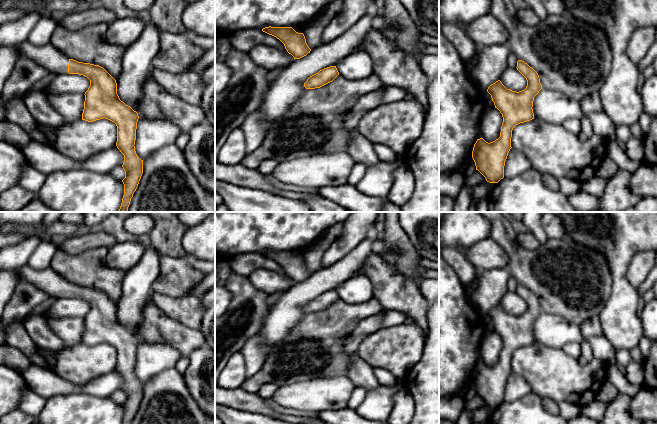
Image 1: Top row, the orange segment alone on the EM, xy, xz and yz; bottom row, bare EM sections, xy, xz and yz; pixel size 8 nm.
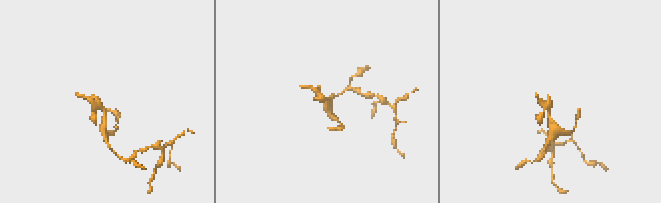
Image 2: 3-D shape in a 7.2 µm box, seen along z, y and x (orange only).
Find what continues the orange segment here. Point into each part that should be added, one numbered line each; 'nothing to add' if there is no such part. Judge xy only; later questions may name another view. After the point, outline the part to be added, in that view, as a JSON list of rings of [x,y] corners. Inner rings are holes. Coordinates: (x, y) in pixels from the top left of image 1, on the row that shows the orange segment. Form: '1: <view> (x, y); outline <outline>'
1: xy (47, 55); outline [[[25,40],[15,46],[21,56],[37,62],[49,72],[68,74],[69,58],[57,50],[51,43],[36,46]]]

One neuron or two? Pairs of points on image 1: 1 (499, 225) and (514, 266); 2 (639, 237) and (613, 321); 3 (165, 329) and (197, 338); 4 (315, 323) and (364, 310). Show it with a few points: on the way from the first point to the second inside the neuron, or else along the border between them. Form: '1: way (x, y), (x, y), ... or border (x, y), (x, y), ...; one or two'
1: way (505, 235), (514, 250), (514, 256); one
2: way (619, 258), (619, 300); one
3: way (173, 333), (181, 333), (189, 338); one
4: way (327, 323), (335, 323), (341, 318), (352, 314); one

